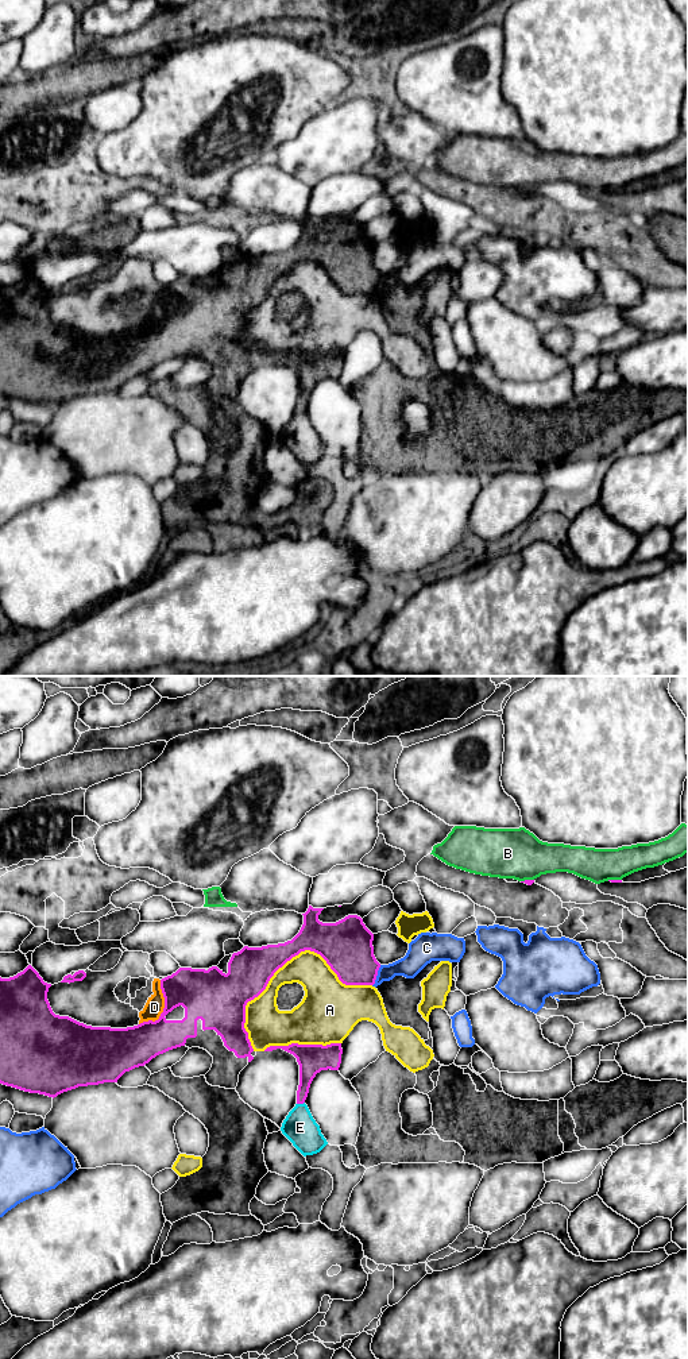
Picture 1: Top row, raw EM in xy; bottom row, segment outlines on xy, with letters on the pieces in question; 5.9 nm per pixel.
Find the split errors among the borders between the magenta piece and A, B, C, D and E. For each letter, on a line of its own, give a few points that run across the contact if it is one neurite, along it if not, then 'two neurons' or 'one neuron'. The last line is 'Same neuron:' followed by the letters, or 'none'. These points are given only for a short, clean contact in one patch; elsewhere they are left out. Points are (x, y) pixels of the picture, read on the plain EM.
A: two neurons
B: two neurons
C: xy (381, 274), (373, 294) | two neurons
D: one neuron
E: two neurons
Same neuron: D

